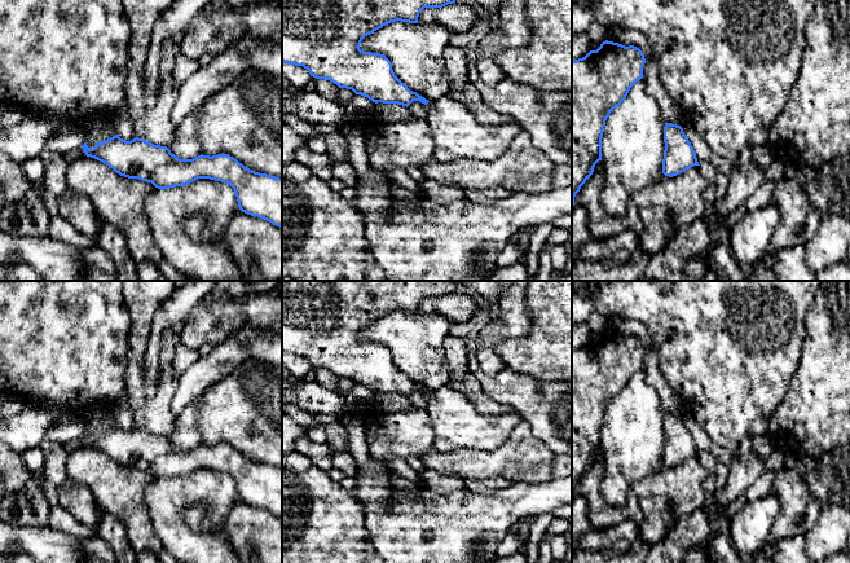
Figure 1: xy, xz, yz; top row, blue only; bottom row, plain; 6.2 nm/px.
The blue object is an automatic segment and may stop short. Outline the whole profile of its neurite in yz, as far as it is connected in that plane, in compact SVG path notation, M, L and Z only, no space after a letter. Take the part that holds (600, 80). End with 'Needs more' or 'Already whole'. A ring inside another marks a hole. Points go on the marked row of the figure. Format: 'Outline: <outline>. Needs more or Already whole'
Outline: M608 40L596 50L572 61L572 207L576 204L576 194L602 160L602 137L607 118L643 78L644 63L646 58L639 48Z. Already whole

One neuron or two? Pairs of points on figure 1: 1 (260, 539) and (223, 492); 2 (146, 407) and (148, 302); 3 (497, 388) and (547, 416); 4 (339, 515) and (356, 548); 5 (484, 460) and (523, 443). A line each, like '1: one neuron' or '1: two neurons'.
1: two neurons
2: one neuron
3: one neuron
4: one neuron
5: one neuron

